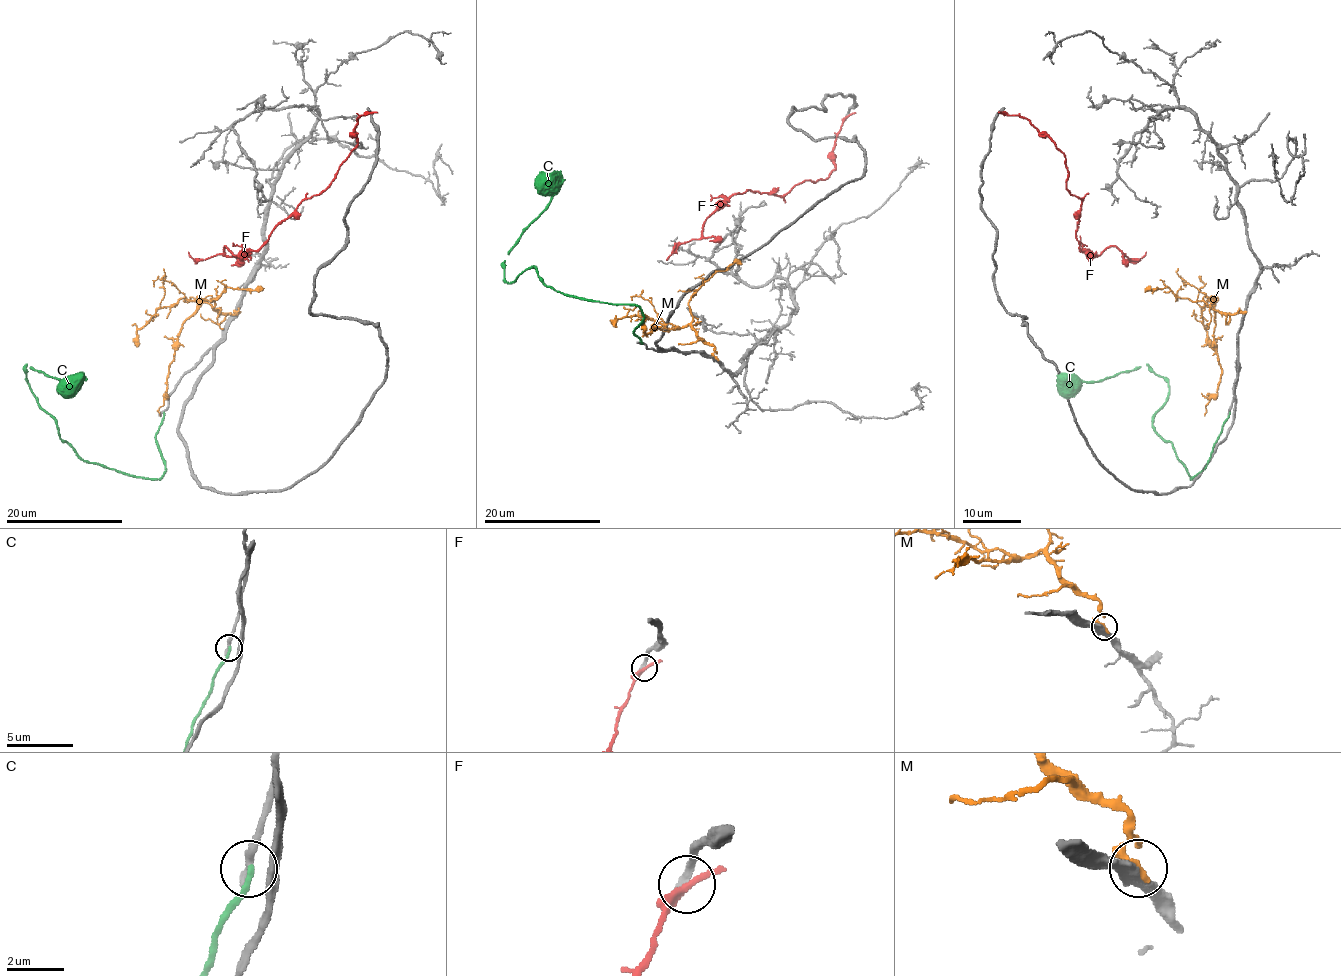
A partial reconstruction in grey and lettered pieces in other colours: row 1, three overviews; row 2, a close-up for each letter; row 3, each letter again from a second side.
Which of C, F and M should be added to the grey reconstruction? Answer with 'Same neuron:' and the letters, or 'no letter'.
Same neuron: no letter

